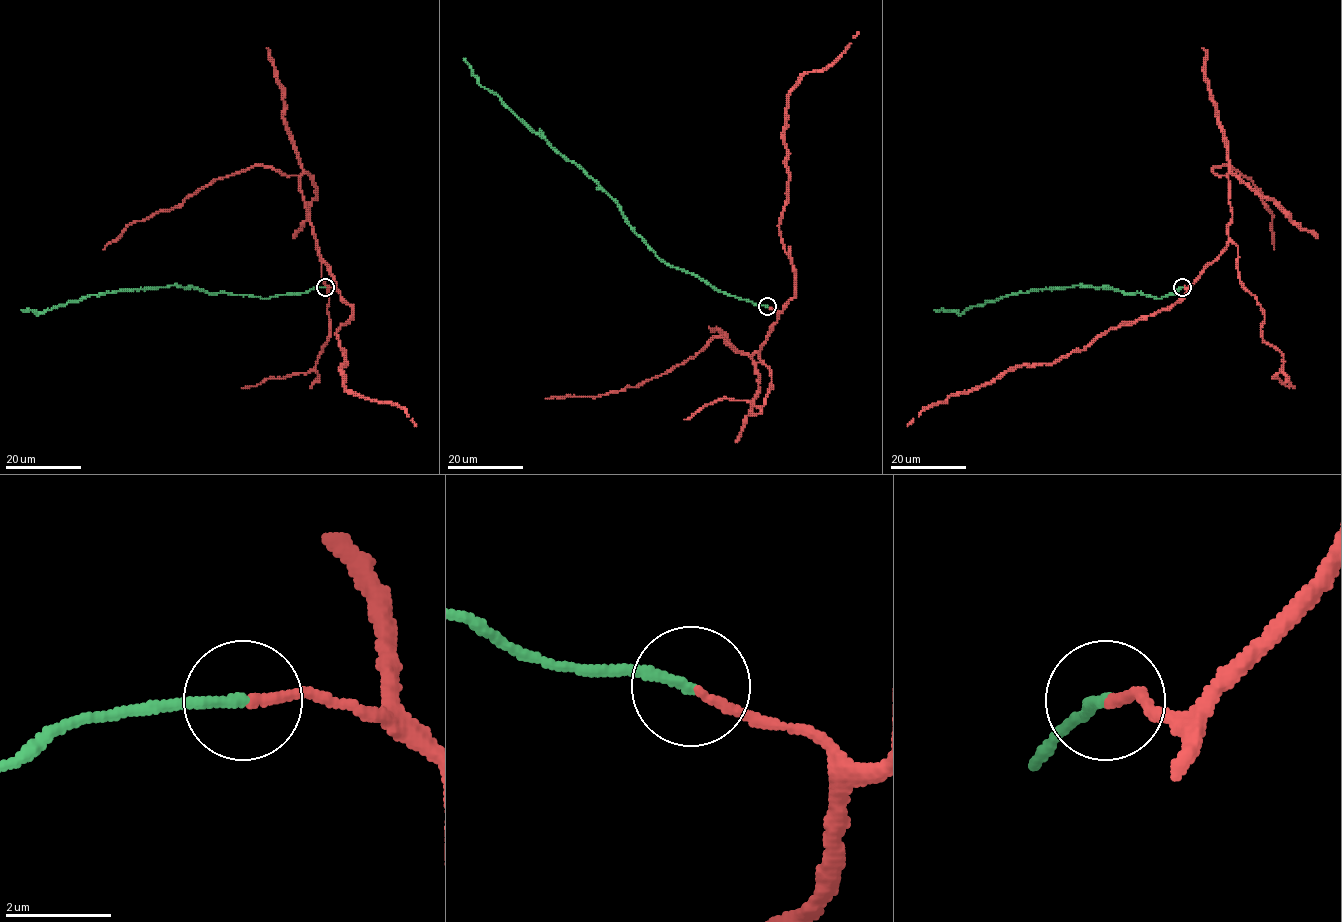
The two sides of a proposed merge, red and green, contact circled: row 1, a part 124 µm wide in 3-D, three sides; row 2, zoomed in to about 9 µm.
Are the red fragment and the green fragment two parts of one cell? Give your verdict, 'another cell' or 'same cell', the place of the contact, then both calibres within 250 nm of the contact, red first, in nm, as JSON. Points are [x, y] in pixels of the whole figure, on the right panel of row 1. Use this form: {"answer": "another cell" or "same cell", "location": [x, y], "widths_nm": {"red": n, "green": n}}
{"answer": "same cell", "location": [1182, 287], "widths_nm": {"red": 170, "green": 200}}

